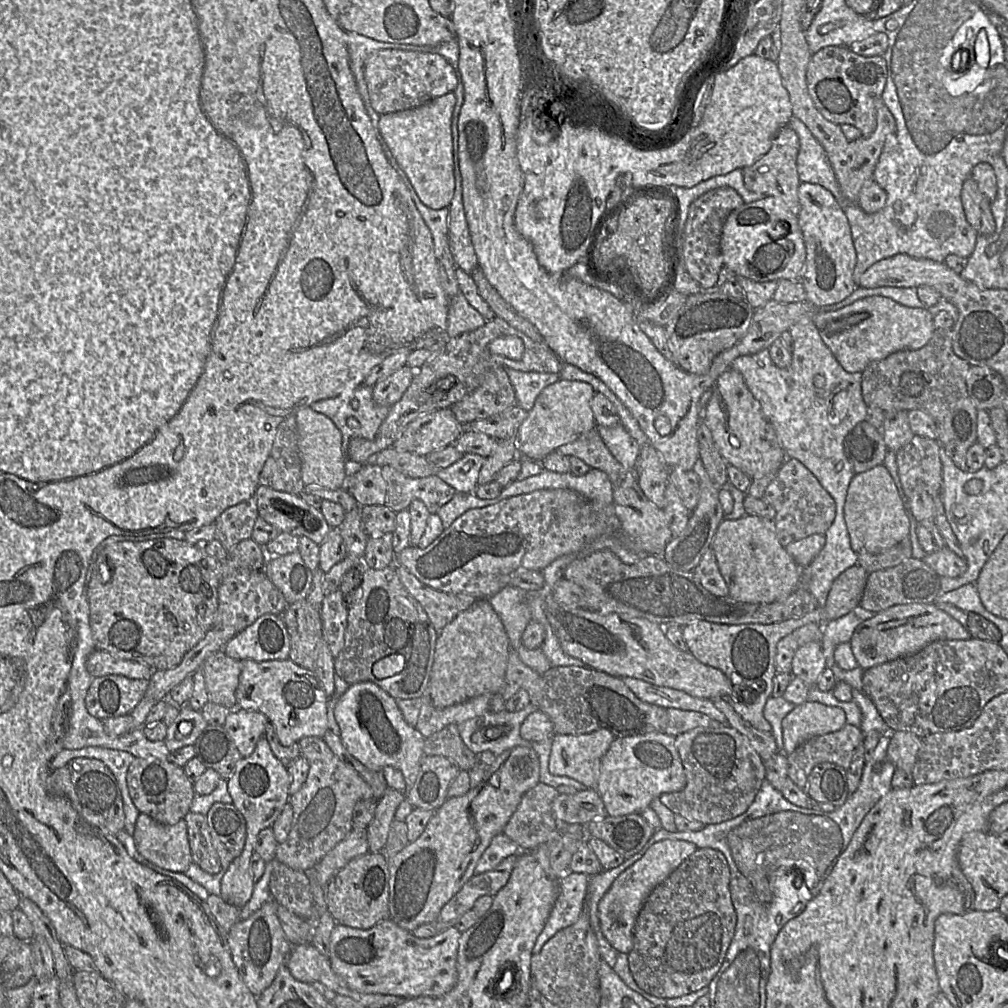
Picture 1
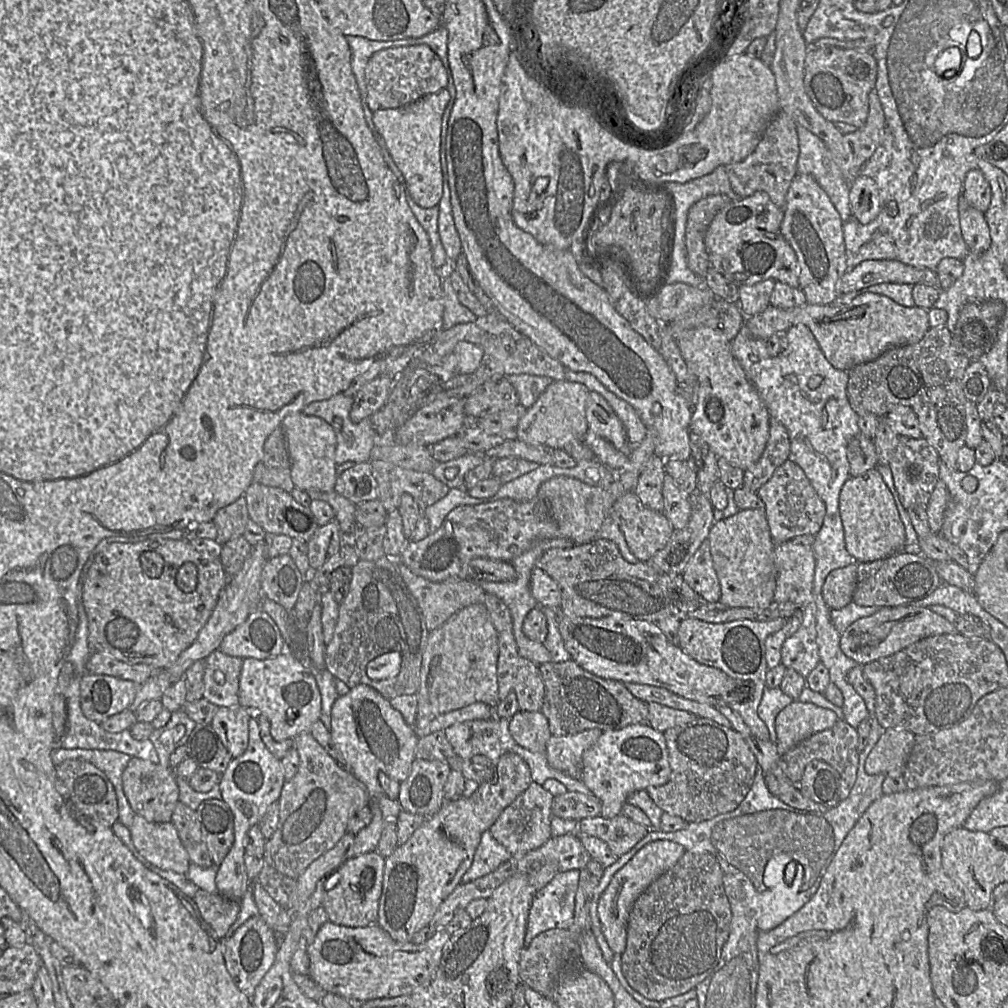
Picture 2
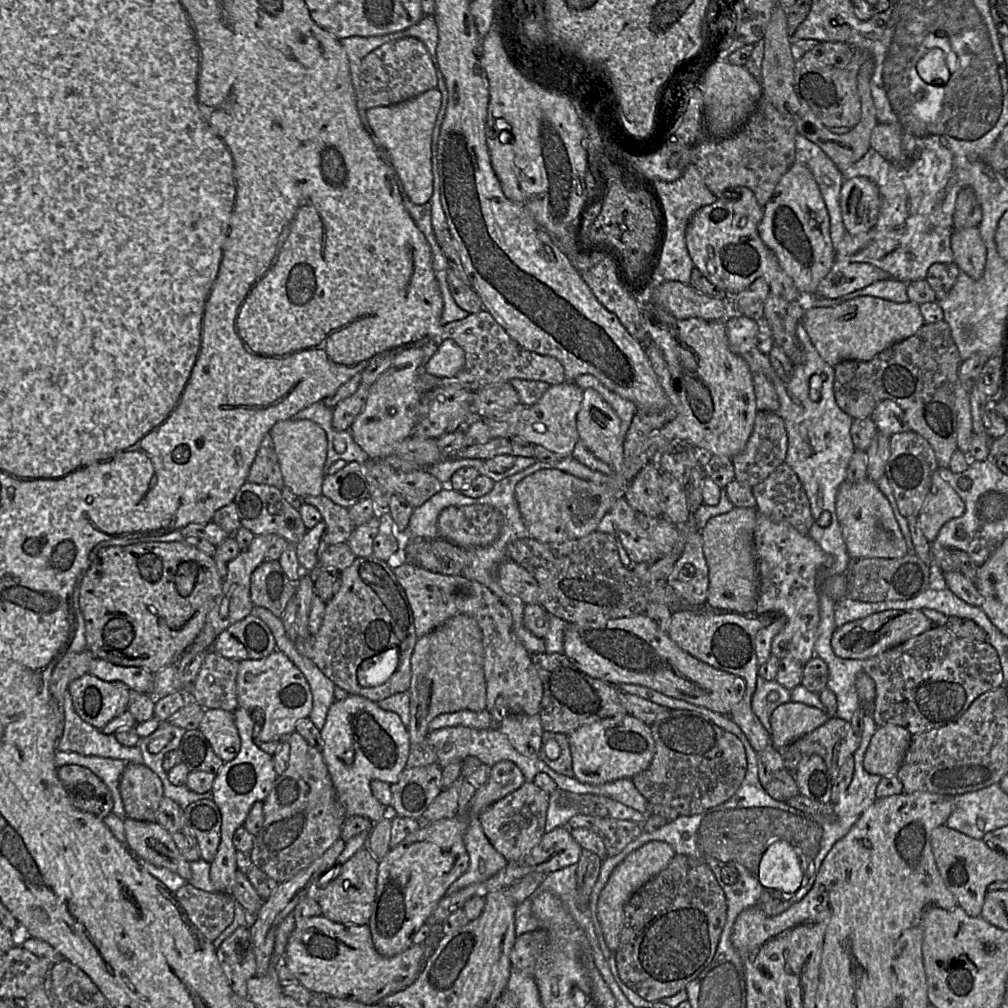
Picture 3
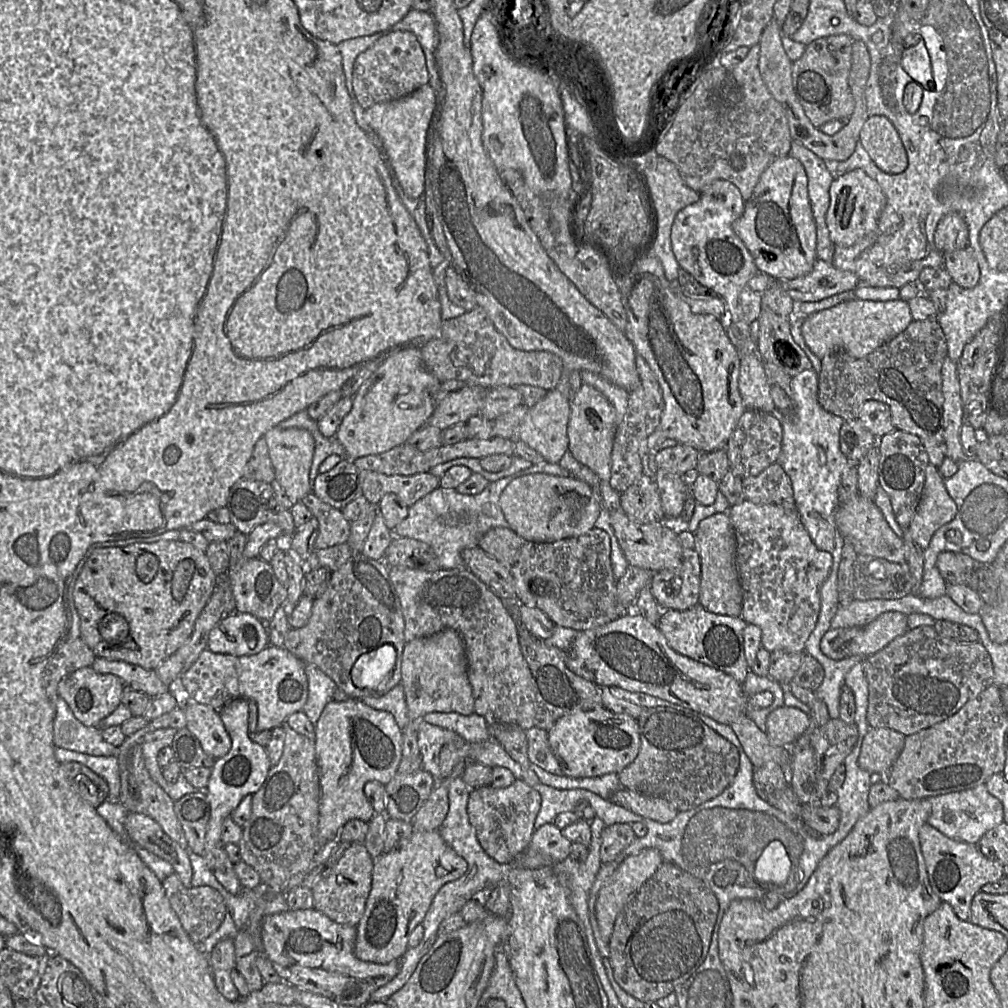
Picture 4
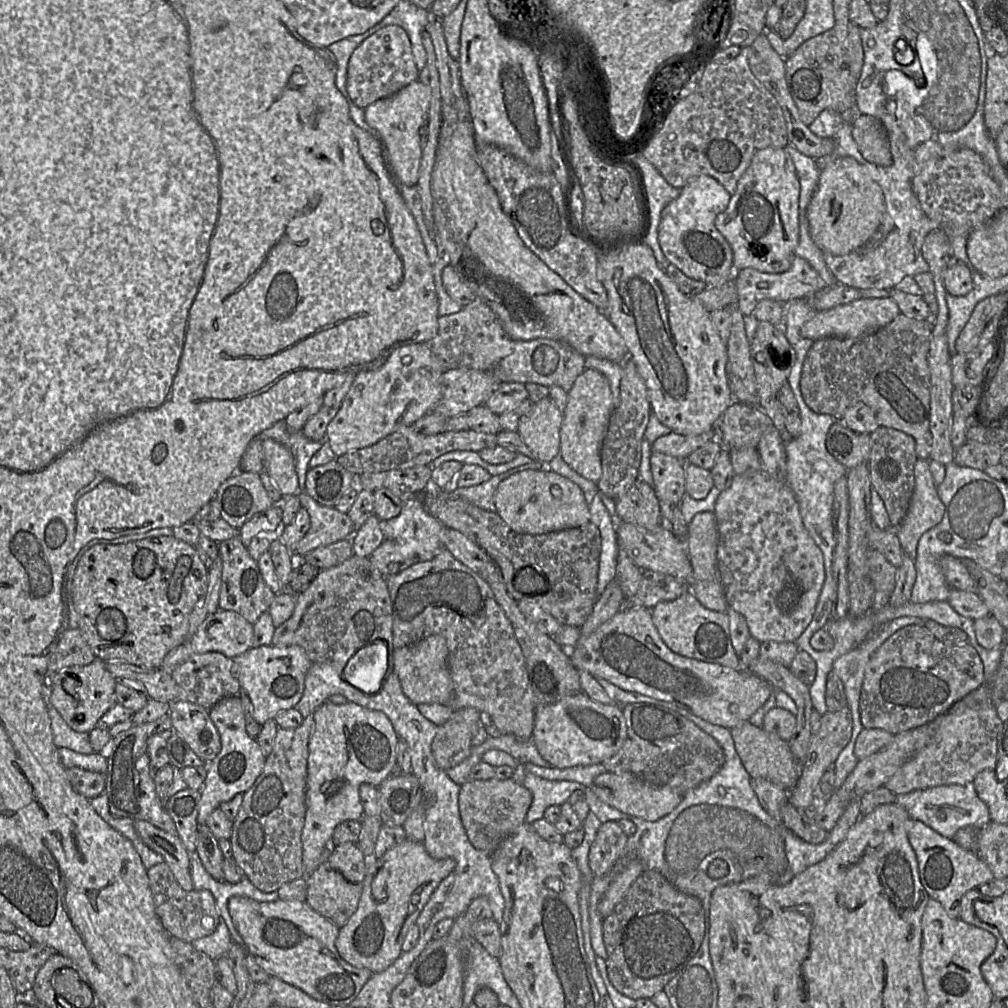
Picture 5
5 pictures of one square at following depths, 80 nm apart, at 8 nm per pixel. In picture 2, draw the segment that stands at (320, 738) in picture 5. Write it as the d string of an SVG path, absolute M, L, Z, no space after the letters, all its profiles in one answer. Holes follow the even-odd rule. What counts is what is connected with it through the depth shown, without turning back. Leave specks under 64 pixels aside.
M360 684L350 689L350 691L338 697L331 710L331 738L337 750L335 759L340 765L347 768L358 780L360 780L368 790L372 803L377 805L386 819L395 819L402 811L402 807L397 800L389 799L383 792L378 774L383 772L390 778L403 782L411 773L411 767L415 758L415 750L419 741L419 736L414 727L409 726L402 714L390 703L390 700L383 697L371 686Z

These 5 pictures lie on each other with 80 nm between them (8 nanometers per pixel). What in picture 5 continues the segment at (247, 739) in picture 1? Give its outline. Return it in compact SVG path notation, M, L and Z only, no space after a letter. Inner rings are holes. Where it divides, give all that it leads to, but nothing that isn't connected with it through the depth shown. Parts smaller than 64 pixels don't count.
M174 700L169 702L168 716L174 733L203 761L210 762L220 752L220 735L208 709L188 701Z

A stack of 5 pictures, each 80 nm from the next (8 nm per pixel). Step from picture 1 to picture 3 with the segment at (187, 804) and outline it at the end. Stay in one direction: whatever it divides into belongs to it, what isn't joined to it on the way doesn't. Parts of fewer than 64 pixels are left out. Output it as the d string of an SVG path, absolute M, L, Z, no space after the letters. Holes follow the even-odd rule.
M127 763L120 777L120 793L128 818L155 822L165 795L162 781L154 771L144 764Z

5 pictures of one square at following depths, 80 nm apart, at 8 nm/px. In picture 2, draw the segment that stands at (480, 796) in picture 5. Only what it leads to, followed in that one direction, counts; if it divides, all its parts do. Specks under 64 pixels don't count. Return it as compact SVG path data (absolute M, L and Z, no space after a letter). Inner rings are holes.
M532 782L509 806L507 806L494 824L489 828L491 835L502 844L511 856L521 856L541 847L552 837L551 807L553 795L542 785Z

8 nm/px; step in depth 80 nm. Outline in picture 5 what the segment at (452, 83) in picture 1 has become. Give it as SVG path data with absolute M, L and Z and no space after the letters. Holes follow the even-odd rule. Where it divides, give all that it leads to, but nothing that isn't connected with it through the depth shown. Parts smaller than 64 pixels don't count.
M389 25L367 37L351 54L346 90L353 103L364 110L371 103L396 94L418 79L419 70L406 31L397 25Z

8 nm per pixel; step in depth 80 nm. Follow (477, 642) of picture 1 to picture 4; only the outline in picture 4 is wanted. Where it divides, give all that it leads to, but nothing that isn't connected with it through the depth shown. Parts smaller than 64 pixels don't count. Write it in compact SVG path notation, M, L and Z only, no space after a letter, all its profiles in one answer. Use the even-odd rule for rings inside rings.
M444 629L430 636L416 638L404 646L401 661L401 684L408 708L408 724L403 729L402 756L418 757L418 729L424 715L430 712L474 713L472 687L467 676L464 641L453 629Z

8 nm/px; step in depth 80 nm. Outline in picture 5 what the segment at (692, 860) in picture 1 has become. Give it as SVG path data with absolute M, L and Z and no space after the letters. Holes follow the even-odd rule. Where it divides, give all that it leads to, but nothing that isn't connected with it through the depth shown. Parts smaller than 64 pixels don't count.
M646 870L630 886L622 900L614 908L613 912L603 920L602 928L604 945L607 951L606 961L608 977L615 989L634 1000L641 998L650 999L653 995L662 992L665 985L696 955L704 939L707 928L707 917L702 902L697 897L679 891L659 872Z

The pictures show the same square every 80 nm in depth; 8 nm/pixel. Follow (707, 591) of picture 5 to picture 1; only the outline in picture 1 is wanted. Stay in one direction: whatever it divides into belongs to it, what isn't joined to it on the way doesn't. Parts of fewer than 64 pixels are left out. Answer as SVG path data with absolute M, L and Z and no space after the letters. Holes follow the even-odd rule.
M745 514L739 519L723 520L718 526L711 543L719 571L724 578L728 595L747 603L772 603L789 596L800 587L801 567L798 566L783 547L775 532L773 521Z

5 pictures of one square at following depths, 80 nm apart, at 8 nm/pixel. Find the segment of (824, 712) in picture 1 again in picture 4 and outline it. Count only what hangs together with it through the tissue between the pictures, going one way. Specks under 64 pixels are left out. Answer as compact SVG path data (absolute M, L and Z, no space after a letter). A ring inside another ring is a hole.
M794 707L773 710L766 721L766 733L776 746L790 747L810 726L809 714Z

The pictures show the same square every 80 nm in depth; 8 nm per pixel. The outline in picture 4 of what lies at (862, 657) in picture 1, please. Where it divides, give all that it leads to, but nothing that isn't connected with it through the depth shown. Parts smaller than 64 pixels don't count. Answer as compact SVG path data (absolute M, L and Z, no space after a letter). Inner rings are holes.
M889 611L862 627L830 629L822 637L820 649L834 660L869 657L909 630L907 618L903 613Z

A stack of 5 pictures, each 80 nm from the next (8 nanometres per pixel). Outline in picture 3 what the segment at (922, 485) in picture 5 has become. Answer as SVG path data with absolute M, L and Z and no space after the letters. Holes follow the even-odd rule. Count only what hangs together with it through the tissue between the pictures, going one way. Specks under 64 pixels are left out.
M938 469L933 473L931 486L922 507L917 515L918 523L925 538L932 542L937 536L941 527L949 520L963 514L965 505L958 494L940 476Z

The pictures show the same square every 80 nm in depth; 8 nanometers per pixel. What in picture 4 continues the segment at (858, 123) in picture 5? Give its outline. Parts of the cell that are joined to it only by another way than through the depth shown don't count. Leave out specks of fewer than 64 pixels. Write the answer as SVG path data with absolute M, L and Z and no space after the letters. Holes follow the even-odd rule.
M884 116L868 117L861 129L859 143L884 172L898 174L908 166L907 153L899 133Z

